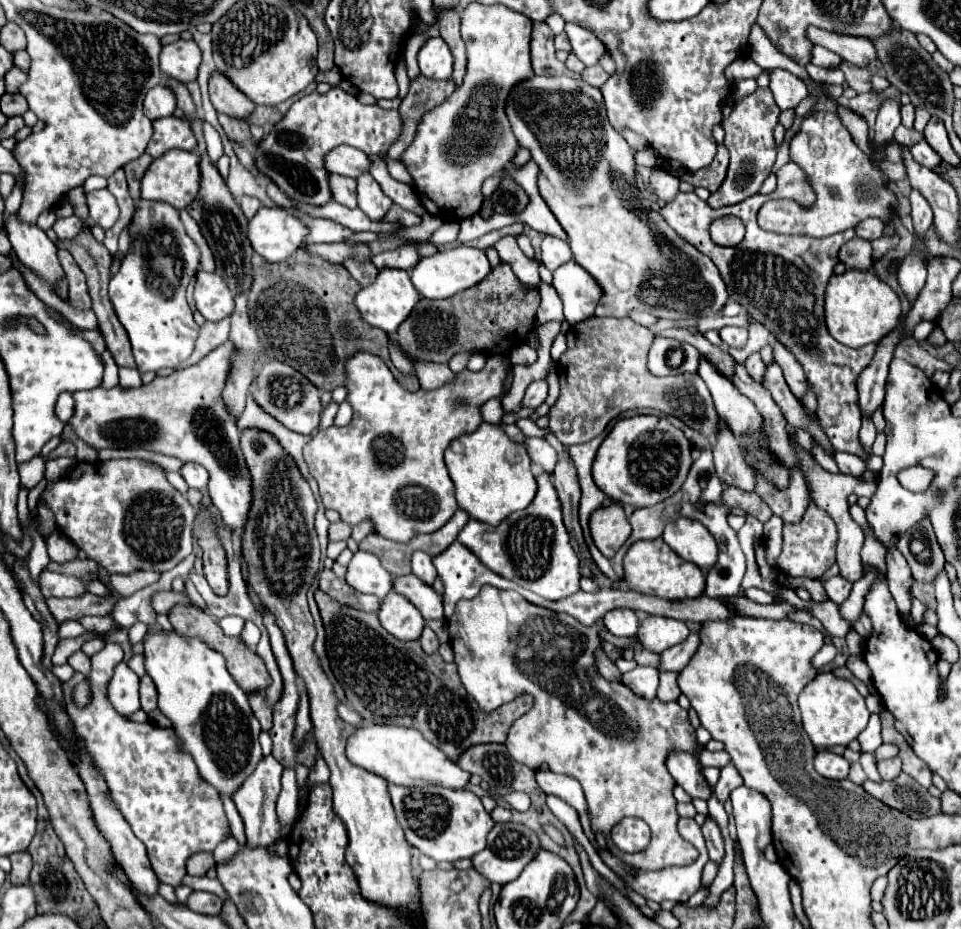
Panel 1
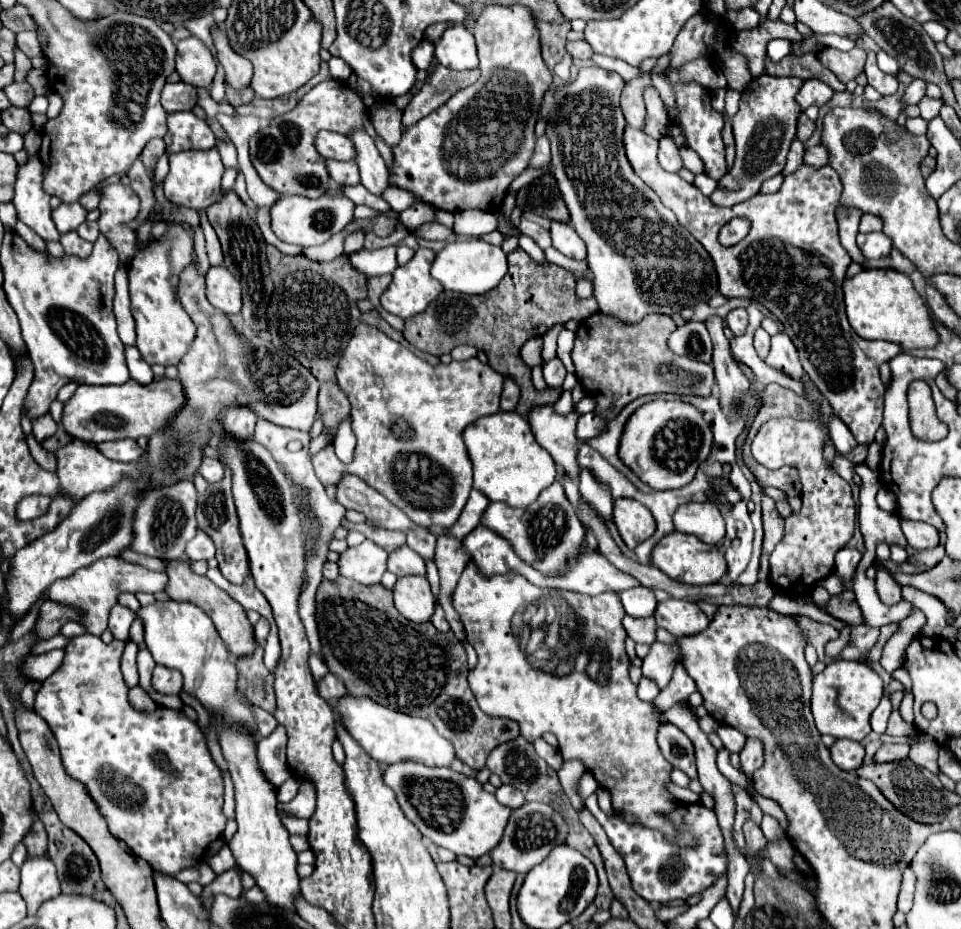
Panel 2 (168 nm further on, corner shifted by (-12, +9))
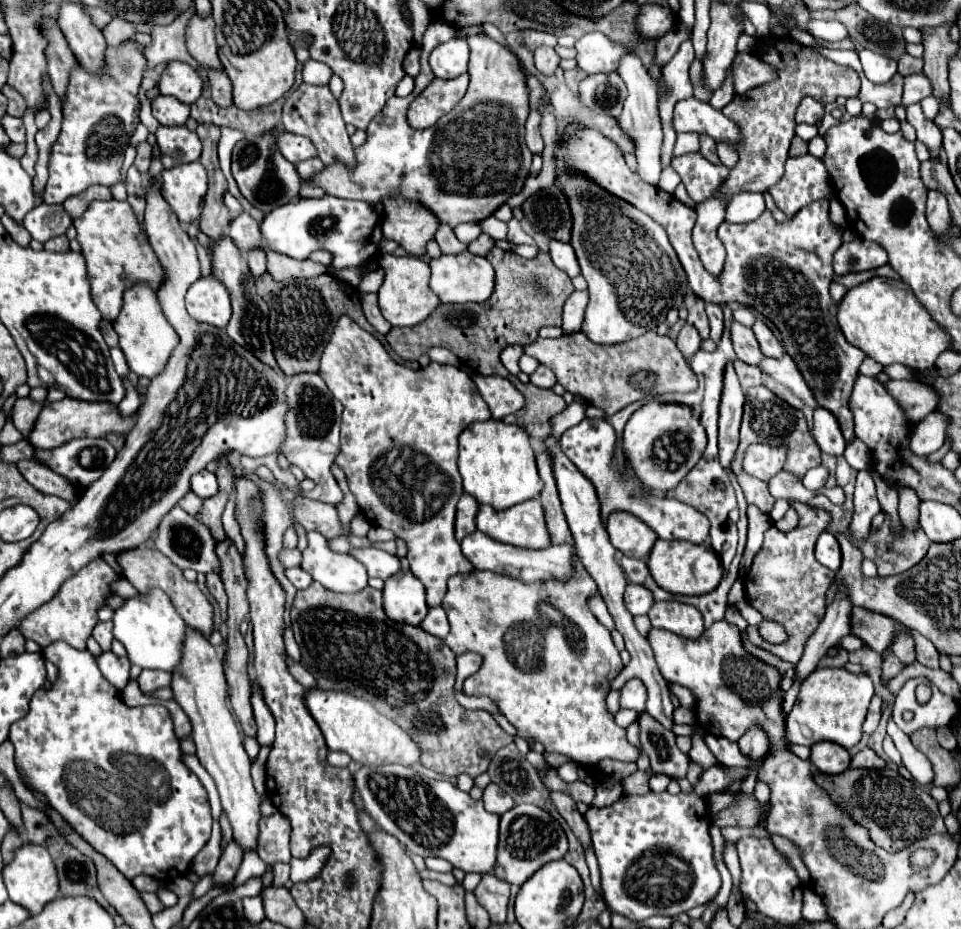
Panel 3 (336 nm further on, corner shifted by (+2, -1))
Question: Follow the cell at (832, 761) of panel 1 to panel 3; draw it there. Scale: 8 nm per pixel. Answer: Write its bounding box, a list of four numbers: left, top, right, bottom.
[810,741,850,775]

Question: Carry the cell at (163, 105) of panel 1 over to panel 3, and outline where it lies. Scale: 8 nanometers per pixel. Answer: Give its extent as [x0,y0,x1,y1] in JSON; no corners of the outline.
[152,95,190,127]

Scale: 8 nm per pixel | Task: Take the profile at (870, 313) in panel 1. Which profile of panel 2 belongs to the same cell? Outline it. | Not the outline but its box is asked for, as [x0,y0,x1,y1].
[844,269,938,351]

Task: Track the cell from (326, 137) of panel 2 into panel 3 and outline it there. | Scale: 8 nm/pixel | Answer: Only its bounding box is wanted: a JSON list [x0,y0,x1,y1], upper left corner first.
[276,133,316,163]

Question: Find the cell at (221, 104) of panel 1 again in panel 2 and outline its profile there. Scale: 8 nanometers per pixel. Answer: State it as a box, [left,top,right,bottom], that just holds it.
[214,27,254,91]

